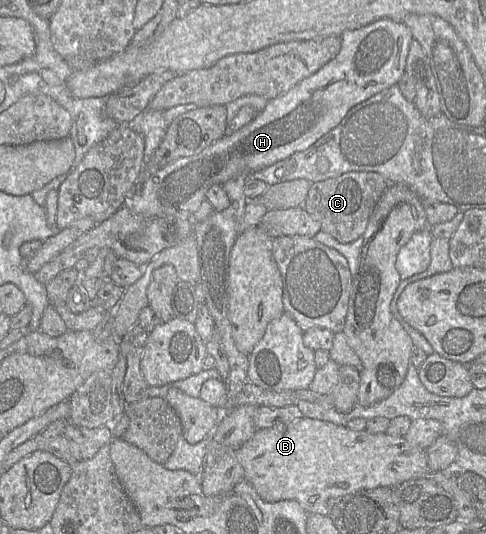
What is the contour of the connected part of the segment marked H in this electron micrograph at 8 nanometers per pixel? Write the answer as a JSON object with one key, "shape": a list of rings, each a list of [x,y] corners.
{"shape":[[[381,18],[359,29],[346,30],[340,37],[341,48],[335,58],[285,94],[269,100],[265,109],[258,113],[248,125],[233,134],[224,135],[199,154],[179,158],[166,165],[146,180],[136,193],[132,188],[128,195],[128,201],[124,205],[144,217],[192,218],[192,214],[206,199],[206,192],[211,186],[223,185],[239,174],[261,170],[296,152],[306,150],[338,126],[352,107],[378,92],[398,84],[405,72],[410,41],[413,39],[412,33],[405,23]]]}

